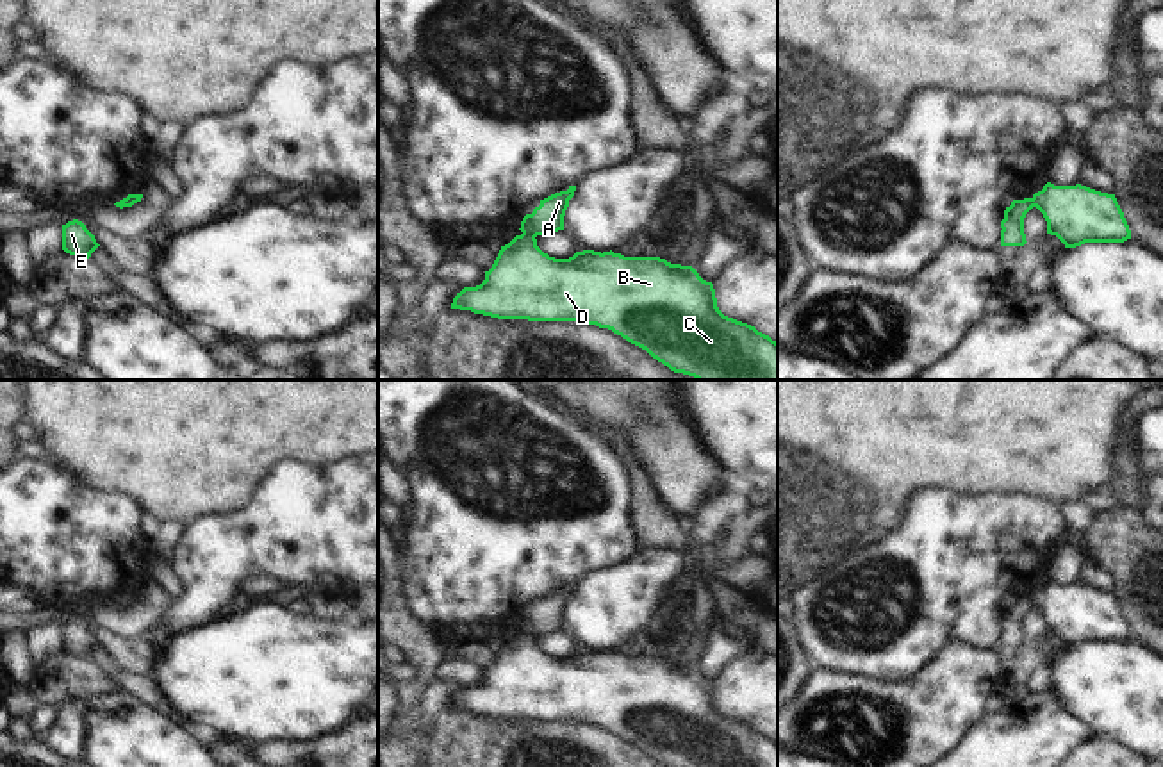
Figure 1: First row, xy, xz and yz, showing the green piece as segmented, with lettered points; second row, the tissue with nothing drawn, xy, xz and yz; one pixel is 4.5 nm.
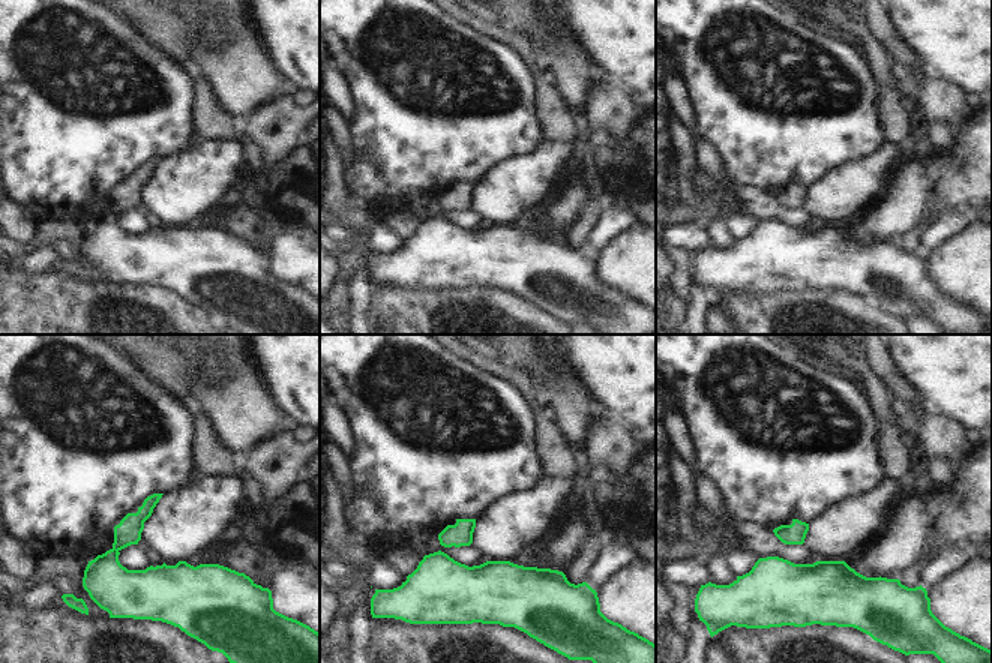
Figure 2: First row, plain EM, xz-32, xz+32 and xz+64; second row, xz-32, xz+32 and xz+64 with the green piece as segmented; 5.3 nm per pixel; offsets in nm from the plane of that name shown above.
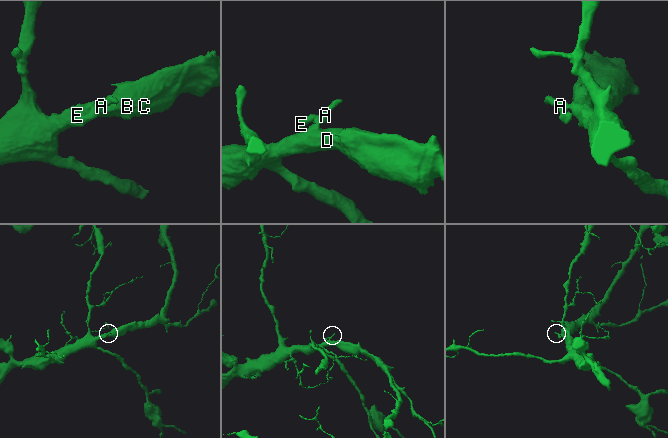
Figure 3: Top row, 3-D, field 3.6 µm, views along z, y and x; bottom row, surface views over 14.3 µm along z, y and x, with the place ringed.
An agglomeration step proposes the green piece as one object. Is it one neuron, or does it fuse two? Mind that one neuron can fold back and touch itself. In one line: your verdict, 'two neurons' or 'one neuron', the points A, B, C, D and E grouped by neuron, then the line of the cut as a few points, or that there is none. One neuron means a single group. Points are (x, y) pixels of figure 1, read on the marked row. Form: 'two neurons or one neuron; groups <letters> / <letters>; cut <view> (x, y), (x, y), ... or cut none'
two neurons; groups A E / B C D; cut xz (523, 232), (536, 236)

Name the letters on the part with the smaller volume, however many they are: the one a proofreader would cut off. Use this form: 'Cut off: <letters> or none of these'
Cut off: A, E.

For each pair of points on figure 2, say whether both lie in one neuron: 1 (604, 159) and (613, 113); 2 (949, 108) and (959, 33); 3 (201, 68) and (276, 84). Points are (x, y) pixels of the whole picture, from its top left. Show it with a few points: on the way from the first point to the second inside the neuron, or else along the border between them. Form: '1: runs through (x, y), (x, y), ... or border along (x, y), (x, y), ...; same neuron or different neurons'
1: border along (616, 144), (629, 146); different neurons
2: border along (922, 62), (931, 72), (961, 86), (967, 92); different neurons
3: runs through (219, 68), (237, 68), (248, 78), (258, 81); same neuron

